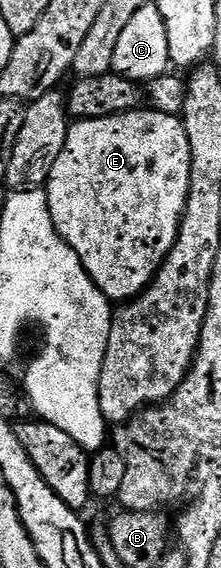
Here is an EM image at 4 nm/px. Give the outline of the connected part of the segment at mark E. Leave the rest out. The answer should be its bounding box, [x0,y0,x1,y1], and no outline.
[47,107,191,303]

